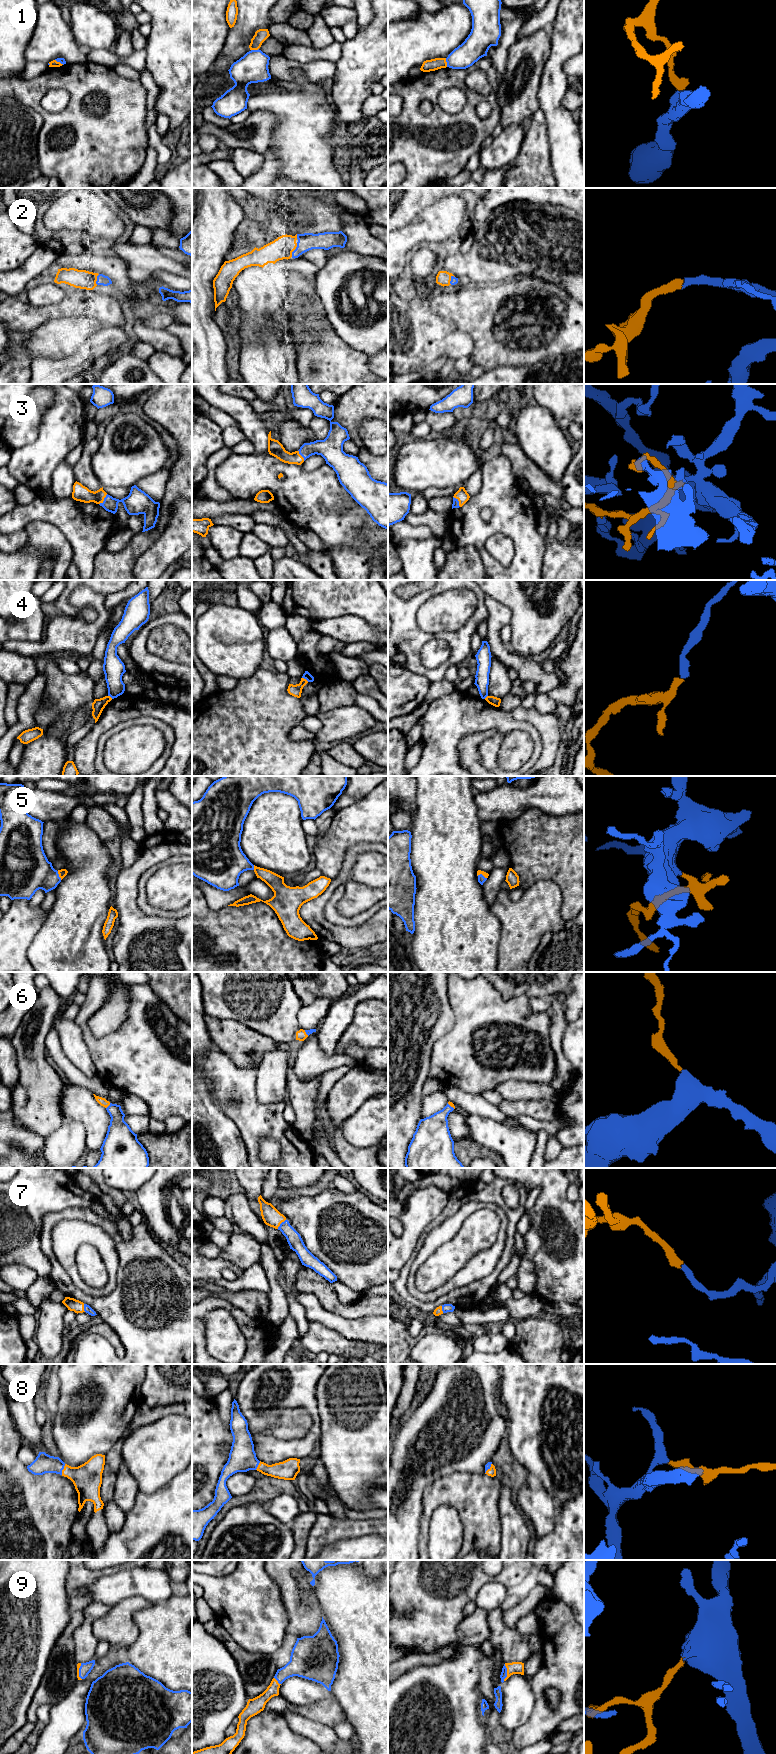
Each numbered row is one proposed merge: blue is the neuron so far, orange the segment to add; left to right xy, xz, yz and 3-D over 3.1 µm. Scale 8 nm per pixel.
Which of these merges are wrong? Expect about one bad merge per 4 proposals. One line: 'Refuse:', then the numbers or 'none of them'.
Refuse: 1, 4

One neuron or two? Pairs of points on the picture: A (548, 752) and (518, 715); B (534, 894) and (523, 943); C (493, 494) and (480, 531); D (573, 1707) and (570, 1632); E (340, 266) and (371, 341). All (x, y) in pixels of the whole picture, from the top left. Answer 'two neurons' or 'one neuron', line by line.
A: one neuron
B: one neuron
C: one neuron
D: one neuron
E: one neuron

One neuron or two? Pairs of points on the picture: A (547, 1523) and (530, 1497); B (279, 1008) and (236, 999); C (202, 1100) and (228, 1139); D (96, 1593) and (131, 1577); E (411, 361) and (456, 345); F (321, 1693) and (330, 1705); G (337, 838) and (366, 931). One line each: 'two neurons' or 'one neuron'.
A: one neuron
B: one neuron
C: one neuron
D: one neuron
E: two neurons
F: two neurons
G: two neurons

